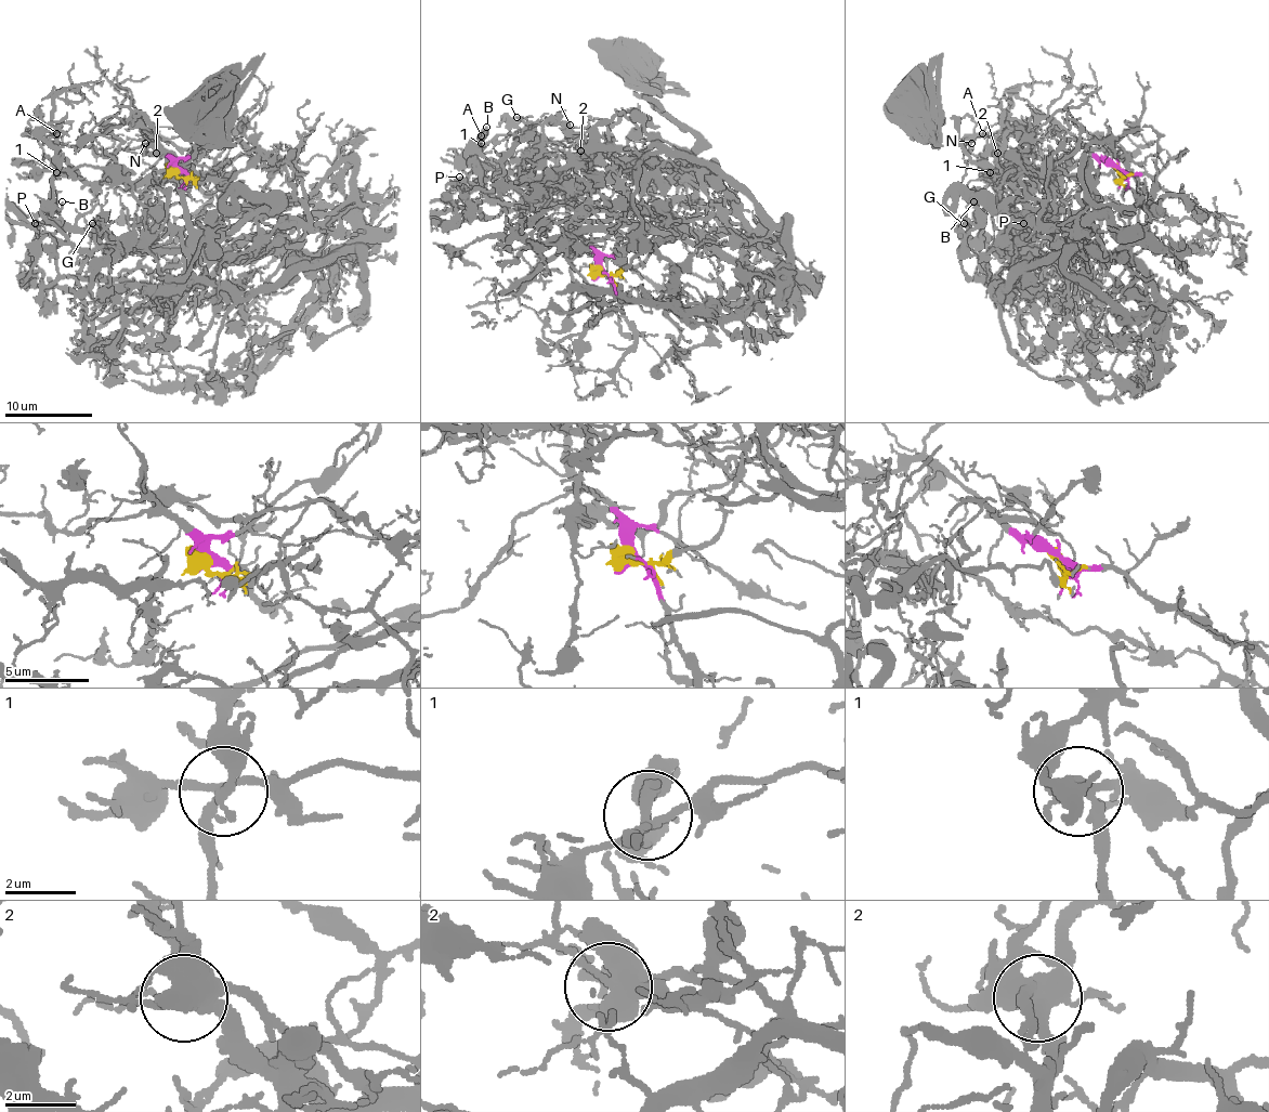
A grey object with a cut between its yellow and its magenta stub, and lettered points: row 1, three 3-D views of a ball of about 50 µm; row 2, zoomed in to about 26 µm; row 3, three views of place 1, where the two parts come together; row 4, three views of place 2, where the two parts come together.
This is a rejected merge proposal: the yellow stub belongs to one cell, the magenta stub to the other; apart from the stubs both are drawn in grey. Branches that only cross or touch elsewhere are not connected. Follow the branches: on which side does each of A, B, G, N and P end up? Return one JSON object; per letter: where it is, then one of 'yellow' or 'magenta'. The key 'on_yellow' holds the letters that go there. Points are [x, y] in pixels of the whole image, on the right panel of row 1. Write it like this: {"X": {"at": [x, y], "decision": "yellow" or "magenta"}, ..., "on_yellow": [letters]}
{"A": {"at": [982, 133], "decision": "magenta"}, "B": {"at": [973, 201], "decision": "magenta"}, "G": {"at": [964, 223], "decision": "magenta"}, "N": {"at": [971, 143], "decision": "magenta"}, "P": {"at": [1023, 223], "decision": "magenta"}, "on_yellow": []}

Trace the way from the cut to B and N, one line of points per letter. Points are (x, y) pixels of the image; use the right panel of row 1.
B: (1116, 168), (1056, 121), (1017, 123), (1001, 218), (1011, 239), (1036, 246), (1021, 250), (1003, 216), (972, 203)
N: (1116, 168), (1099, 160), (1049, 119), (1019, 123), (1003, 136), (996, 154), (975, 156), (970, 143)

